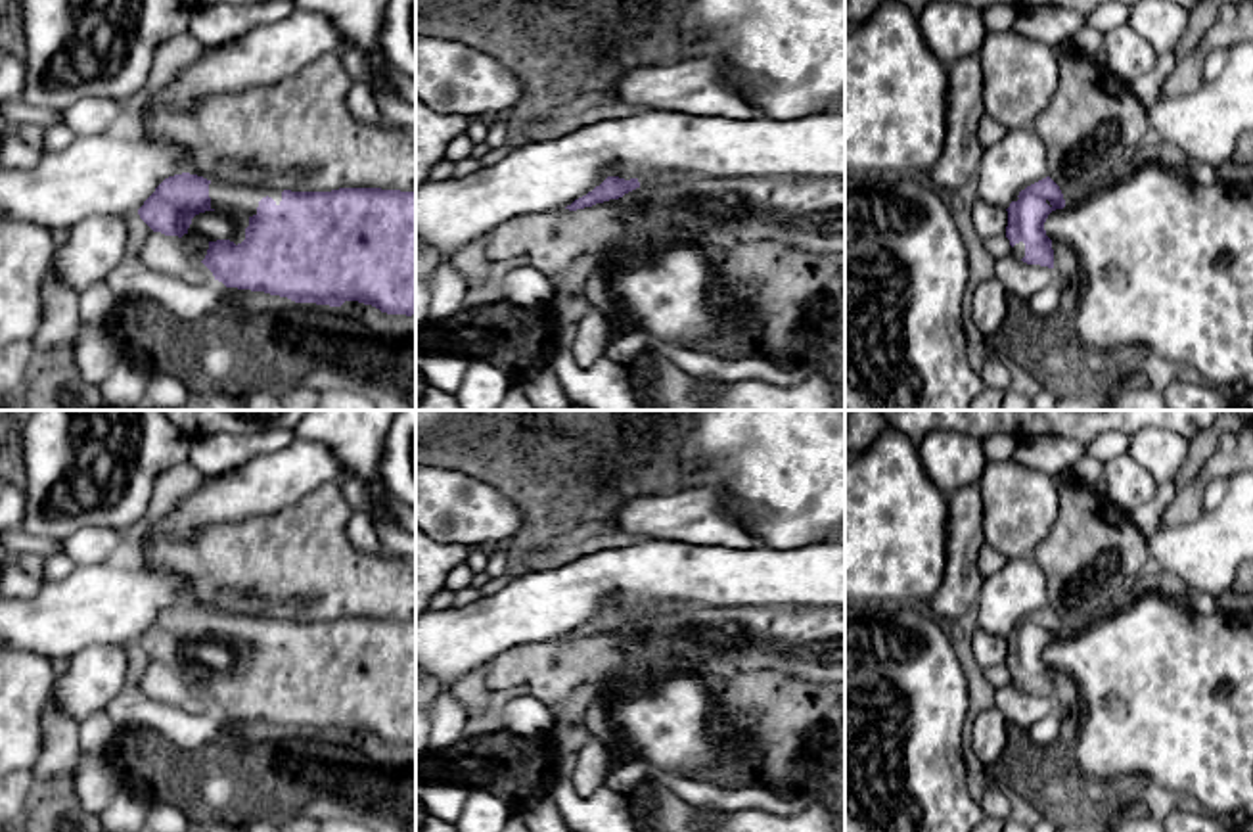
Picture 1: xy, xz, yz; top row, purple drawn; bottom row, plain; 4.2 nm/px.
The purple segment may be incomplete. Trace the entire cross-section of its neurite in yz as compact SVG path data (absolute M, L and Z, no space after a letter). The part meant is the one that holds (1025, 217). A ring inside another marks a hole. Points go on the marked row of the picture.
M1050 176L1021 190L1006 209L1006 238L1012 253L1027 265L1054 268L1052 240L1046 236L1044 222L1052 211L1063 207L1063 194Z

